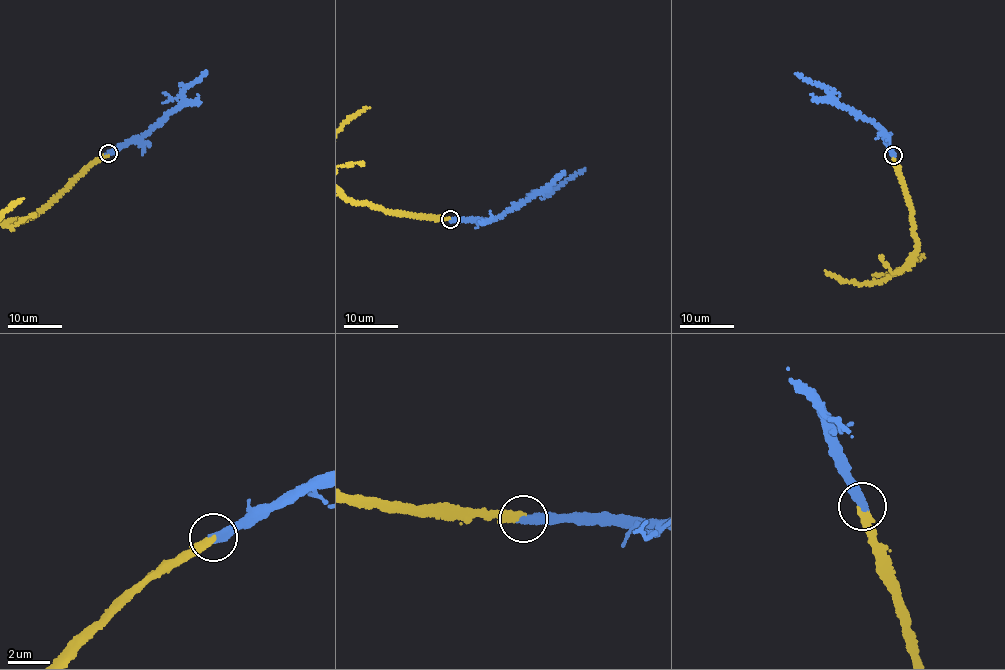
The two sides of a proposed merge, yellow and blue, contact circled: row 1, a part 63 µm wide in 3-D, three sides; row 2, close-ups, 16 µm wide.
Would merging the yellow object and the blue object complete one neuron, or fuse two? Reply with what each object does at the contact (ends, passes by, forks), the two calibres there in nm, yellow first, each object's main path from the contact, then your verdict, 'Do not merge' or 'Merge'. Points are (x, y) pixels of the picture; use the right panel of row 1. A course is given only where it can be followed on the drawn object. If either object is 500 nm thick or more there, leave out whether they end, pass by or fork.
At the ring yellow ends. At the ring blue ends. Thickness 380 nm (yellow) against 440 nm. Course of blue: (893, 155), (881, 131), (872, 122), (845, 109), (824, 88), (796, 73). Merge

